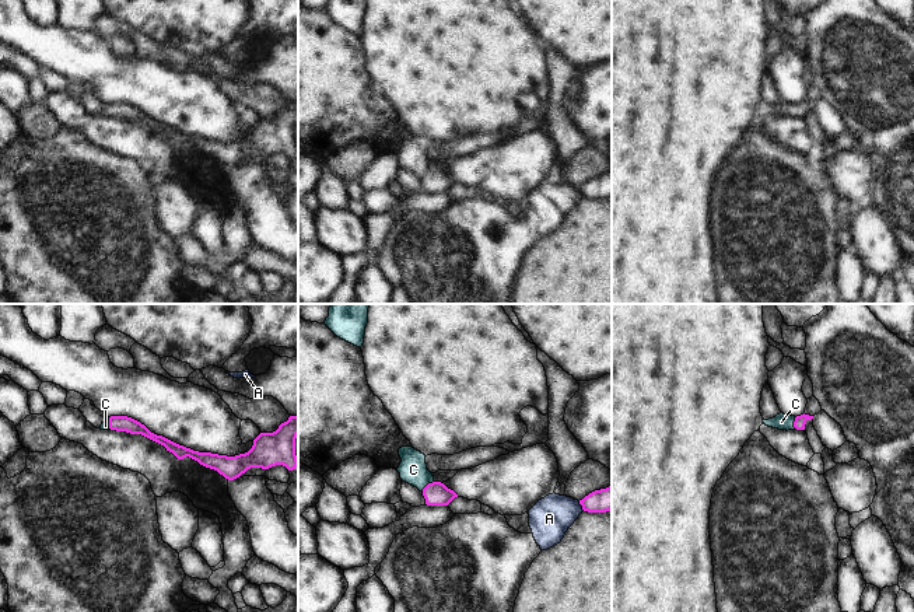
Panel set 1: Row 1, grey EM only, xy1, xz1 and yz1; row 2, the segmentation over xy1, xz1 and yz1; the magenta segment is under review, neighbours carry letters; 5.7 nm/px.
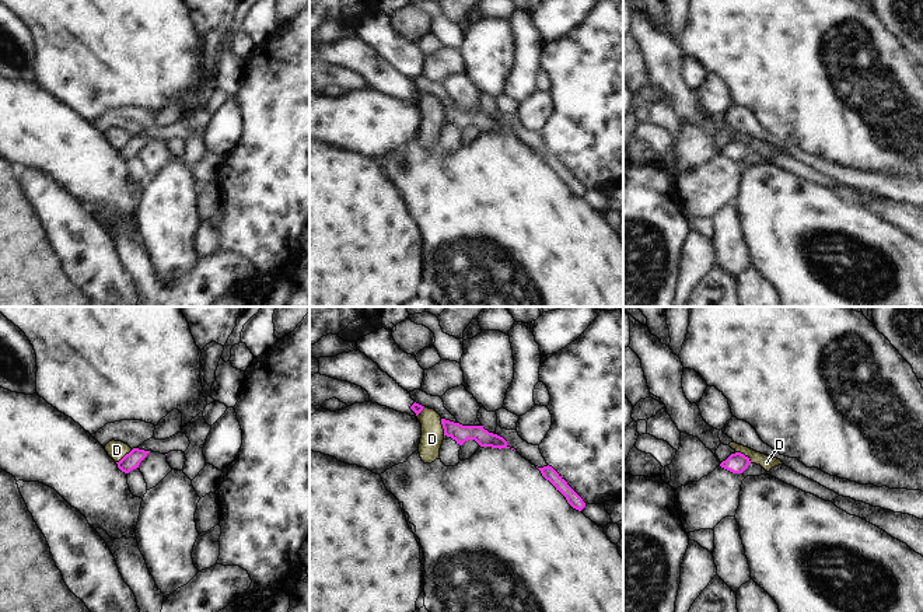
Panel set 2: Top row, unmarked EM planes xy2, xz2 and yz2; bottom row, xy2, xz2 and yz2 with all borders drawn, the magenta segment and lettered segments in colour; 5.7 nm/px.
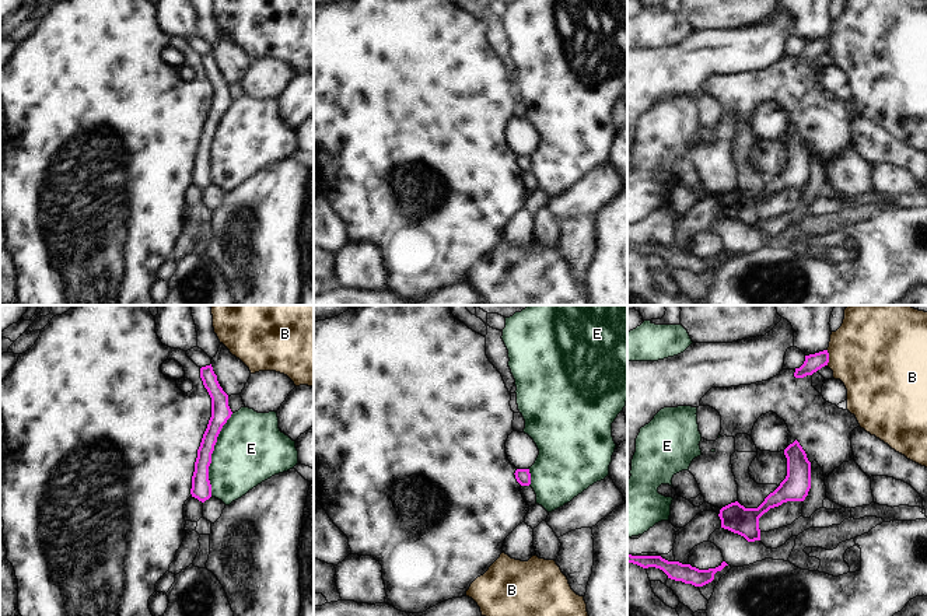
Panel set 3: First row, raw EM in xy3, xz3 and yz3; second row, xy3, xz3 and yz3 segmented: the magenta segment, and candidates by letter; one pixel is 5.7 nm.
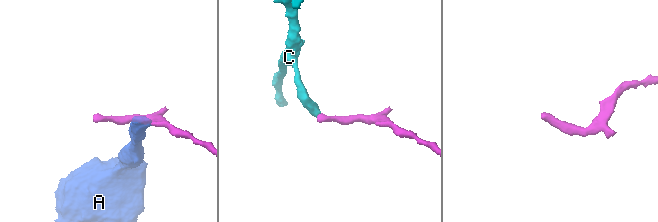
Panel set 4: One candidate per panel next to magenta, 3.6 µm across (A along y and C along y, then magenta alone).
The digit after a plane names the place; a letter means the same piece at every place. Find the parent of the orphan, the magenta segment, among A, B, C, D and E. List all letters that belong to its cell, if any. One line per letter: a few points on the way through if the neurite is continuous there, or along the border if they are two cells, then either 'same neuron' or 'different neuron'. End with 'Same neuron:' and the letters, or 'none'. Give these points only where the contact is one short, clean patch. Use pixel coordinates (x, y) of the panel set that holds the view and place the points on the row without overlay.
A: border xz1 (578, 188), (584, 196); different neuron
B: border yz3 (826, 37), (828, 51); different neuron
C: way xz1 (436, 179), (427, 171), (413, 156); same neuron
D: border yz2 (736, 137), (740, 137), (751, 149); different neuron
E: different neuron
Same neuron: C

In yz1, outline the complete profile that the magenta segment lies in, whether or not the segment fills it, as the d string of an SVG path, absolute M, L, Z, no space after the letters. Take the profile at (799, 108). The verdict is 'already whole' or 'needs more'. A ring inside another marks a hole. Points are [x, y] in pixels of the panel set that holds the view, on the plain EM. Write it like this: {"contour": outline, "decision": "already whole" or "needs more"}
{"contour": "M784 99L777 101L773 105L764 106L763 109L768 113L778 115L778 116L805 116L805 111L808 106L812 106L813 102L801 101L801 102L787 102Z", "decision": "needs more"}

